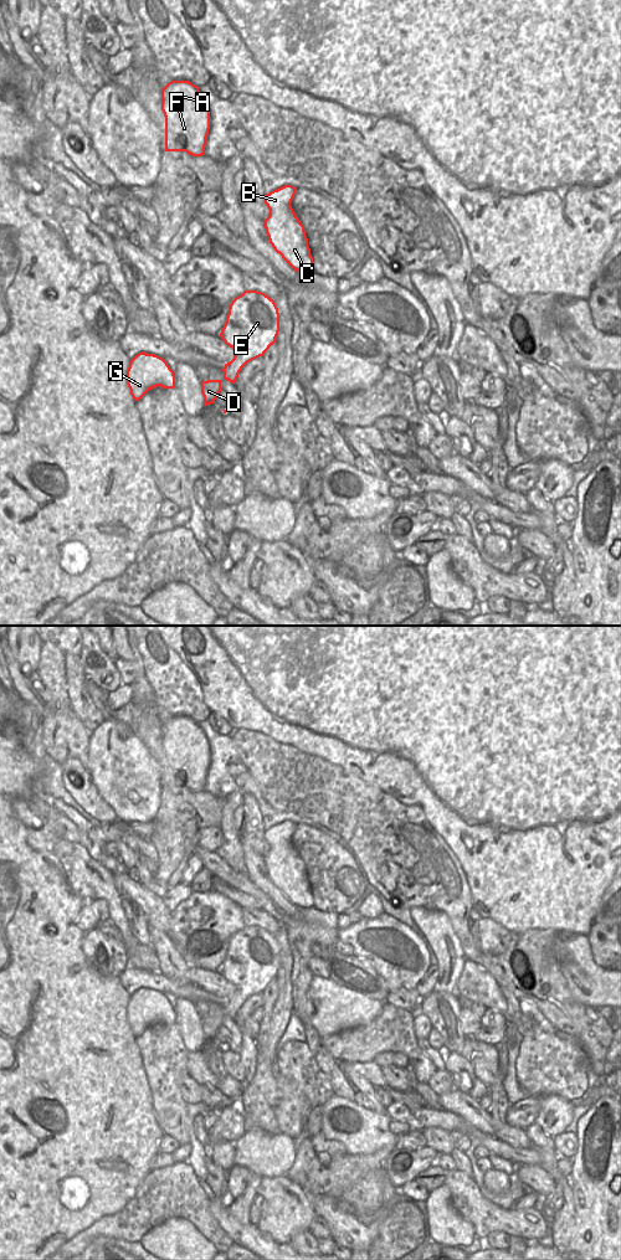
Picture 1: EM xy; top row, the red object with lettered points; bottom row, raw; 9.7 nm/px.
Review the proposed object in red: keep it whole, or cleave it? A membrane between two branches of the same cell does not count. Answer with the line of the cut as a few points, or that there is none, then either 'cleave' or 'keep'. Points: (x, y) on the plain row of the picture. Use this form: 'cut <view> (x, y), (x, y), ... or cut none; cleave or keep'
cut none; keep

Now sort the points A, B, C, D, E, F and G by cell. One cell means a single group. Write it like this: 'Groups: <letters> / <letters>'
Groups: A B C D E F G

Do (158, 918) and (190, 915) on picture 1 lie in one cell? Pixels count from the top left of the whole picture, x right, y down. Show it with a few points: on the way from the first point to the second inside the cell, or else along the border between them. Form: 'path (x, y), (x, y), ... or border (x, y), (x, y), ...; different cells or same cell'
border (172, 911), (169, 936); different cells

